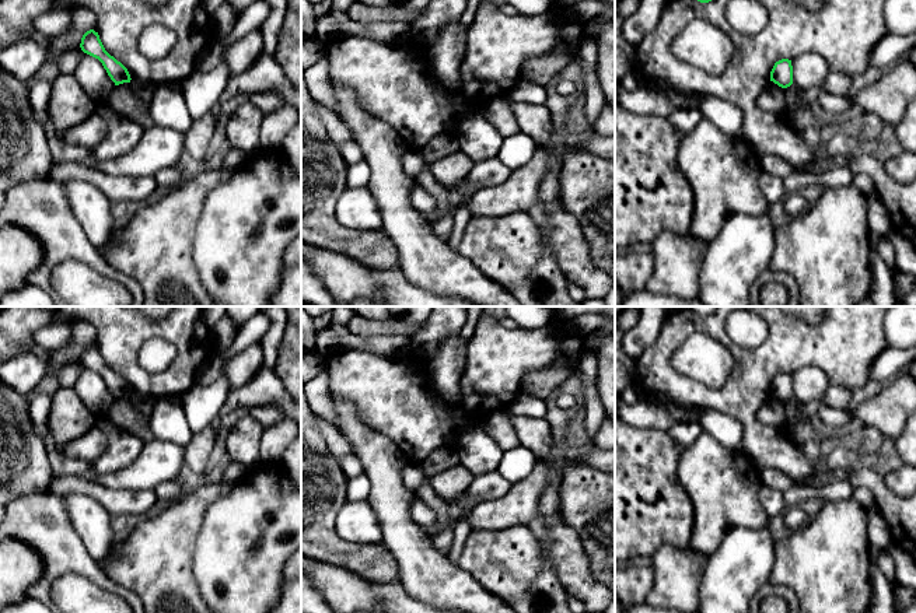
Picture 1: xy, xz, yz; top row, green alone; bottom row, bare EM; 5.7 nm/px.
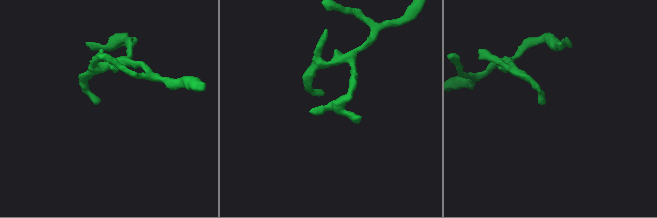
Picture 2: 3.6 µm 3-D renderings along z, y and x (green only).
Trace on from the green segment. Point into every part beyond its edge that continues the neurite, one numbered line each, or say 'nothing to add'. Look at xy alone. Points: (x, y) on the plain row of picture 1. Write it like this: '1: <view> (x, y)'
nothing to add

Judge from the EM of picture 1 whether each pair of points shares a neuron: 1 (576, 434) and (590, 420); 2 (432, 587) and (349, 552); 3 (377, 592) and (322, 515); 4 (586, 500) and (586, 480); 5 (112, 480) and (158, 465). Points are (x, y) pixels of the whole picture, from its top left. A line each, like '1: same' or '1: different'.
1: different
2: different
3: different
4: same
5: same

